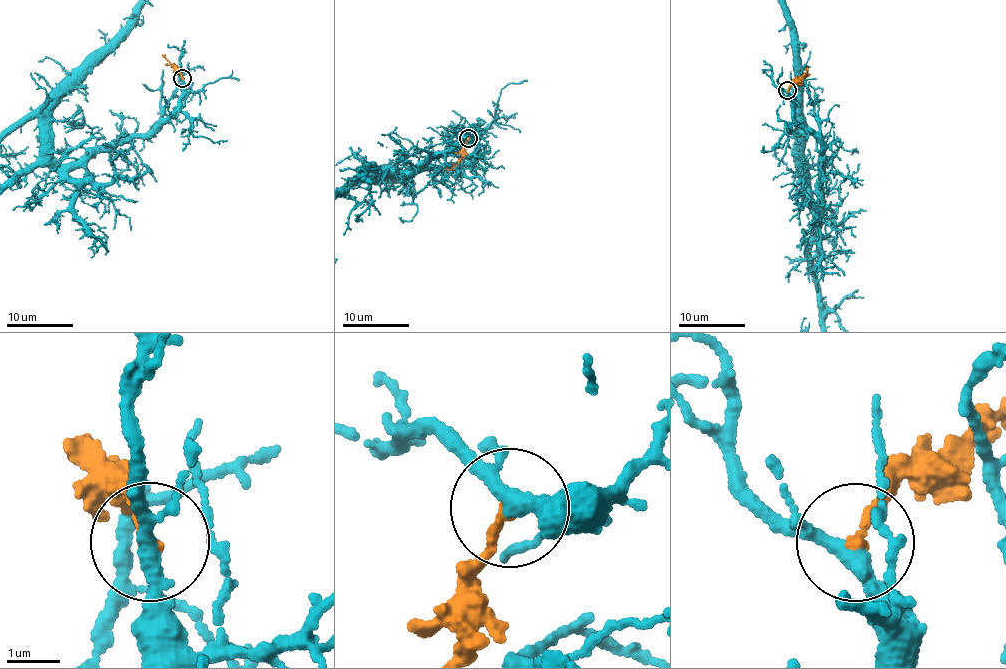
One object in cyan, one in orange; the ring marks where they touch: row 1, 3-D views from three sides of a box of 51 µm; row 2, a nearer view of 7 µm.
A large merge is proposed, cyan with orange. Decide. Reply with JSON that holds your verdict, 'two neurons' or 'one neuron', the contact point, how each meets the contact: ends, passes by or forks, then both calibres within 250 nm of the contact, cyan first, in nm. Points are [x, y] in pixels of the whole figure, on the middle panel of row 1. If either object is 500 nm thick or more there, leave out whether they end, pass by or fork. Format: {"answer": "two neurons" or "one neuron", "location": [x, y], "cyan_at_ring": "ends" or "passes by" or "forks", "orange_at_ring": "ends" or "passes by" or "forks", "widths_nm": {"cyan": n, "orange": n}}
{"answer": "two neurons", "location": [468, 138], "cyan_at_ring": "forks", "orange_at_ring": "ends", "widths_nm": {"cyan": 240, "orange": 200}}

